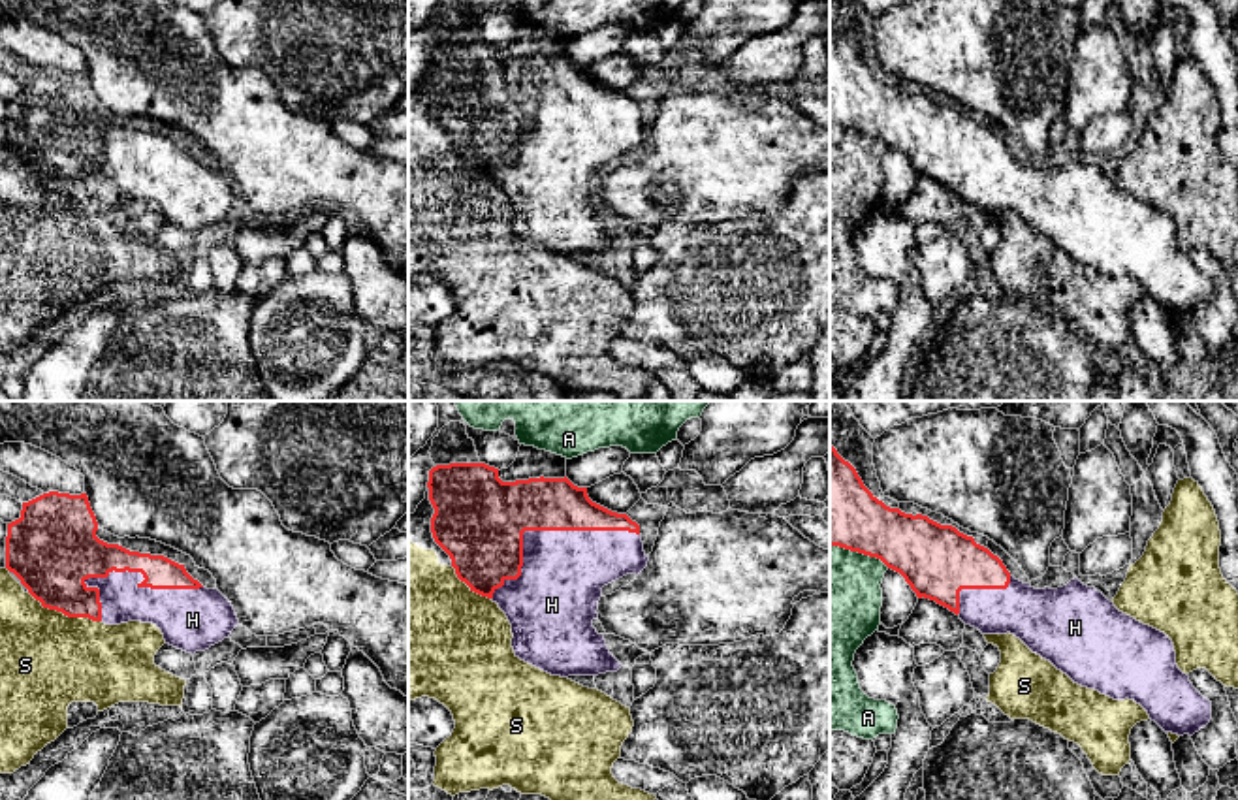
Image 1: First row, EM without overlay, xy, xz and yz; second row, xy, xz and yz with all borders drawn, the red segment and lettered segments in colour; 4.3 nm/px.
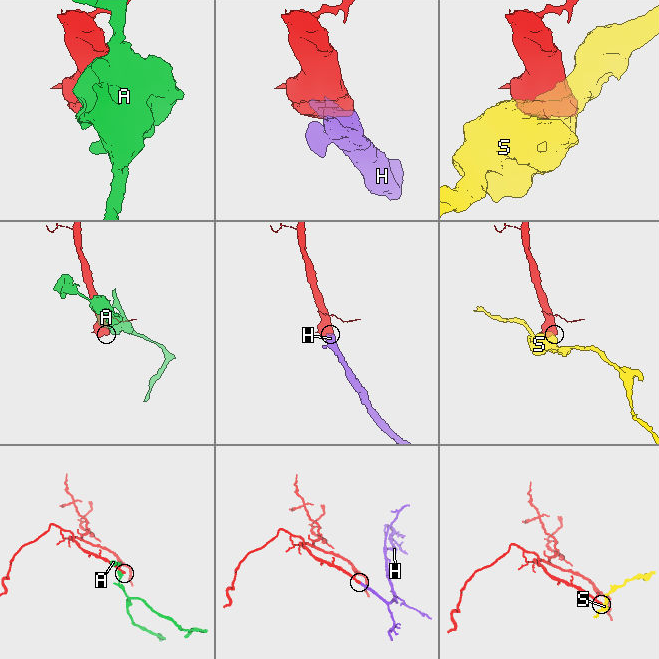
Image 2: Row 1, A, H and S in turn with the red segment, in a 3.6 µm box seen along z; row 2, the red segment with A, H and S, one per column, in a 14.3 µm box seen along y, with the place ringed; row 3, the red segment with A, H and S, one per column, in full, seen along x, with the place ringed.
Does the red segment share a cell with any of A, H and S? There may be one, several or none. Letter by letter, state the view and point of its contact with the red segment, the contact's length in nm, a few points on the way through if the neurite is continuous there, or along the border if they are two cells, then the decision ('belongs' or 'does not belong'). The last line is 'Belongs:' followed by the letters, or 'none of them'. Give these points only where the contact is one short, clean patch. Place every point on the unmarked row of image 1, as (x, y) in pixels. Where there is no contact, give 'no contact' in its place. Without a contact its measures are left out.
A: contact yz (860, 130); length 280 nm; does not belong
H: contact xz (544, 108); length 700 nm; belongs
S: contact xy (64, 192); length 340 nm; does not belong
Belongs: H

